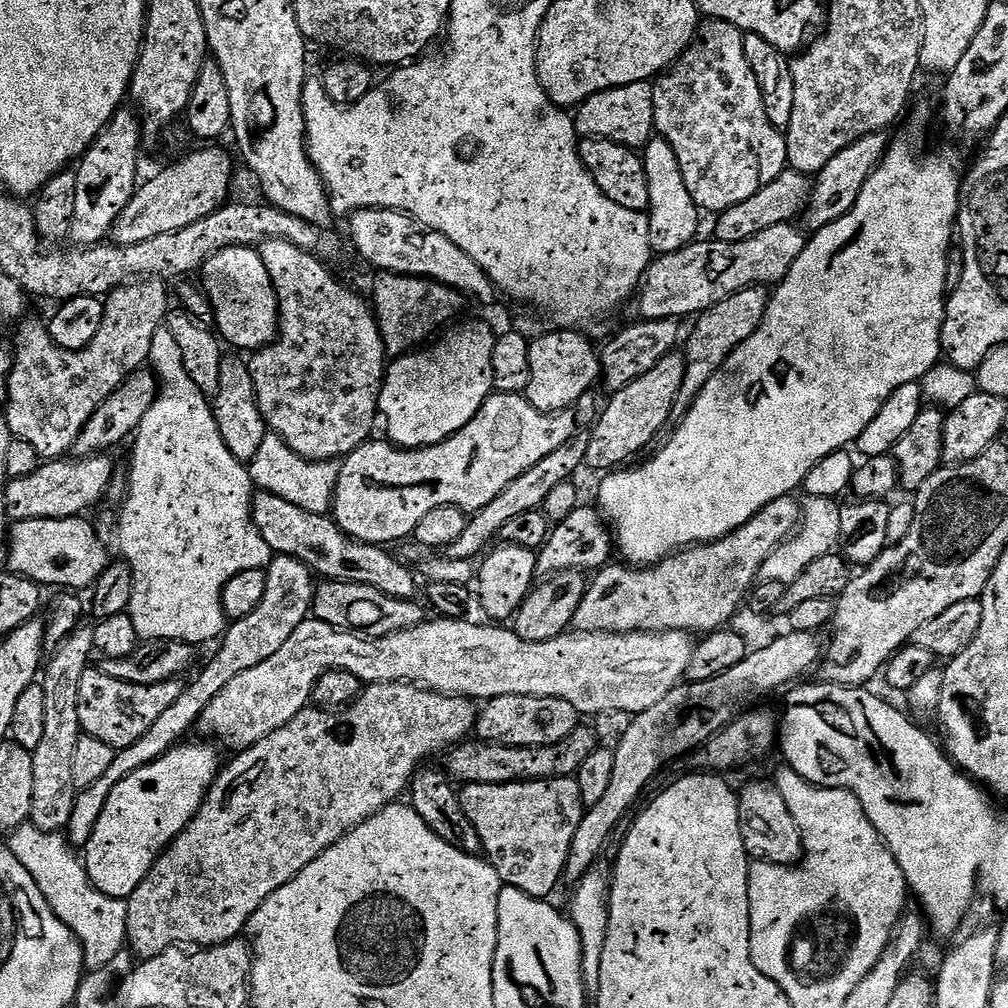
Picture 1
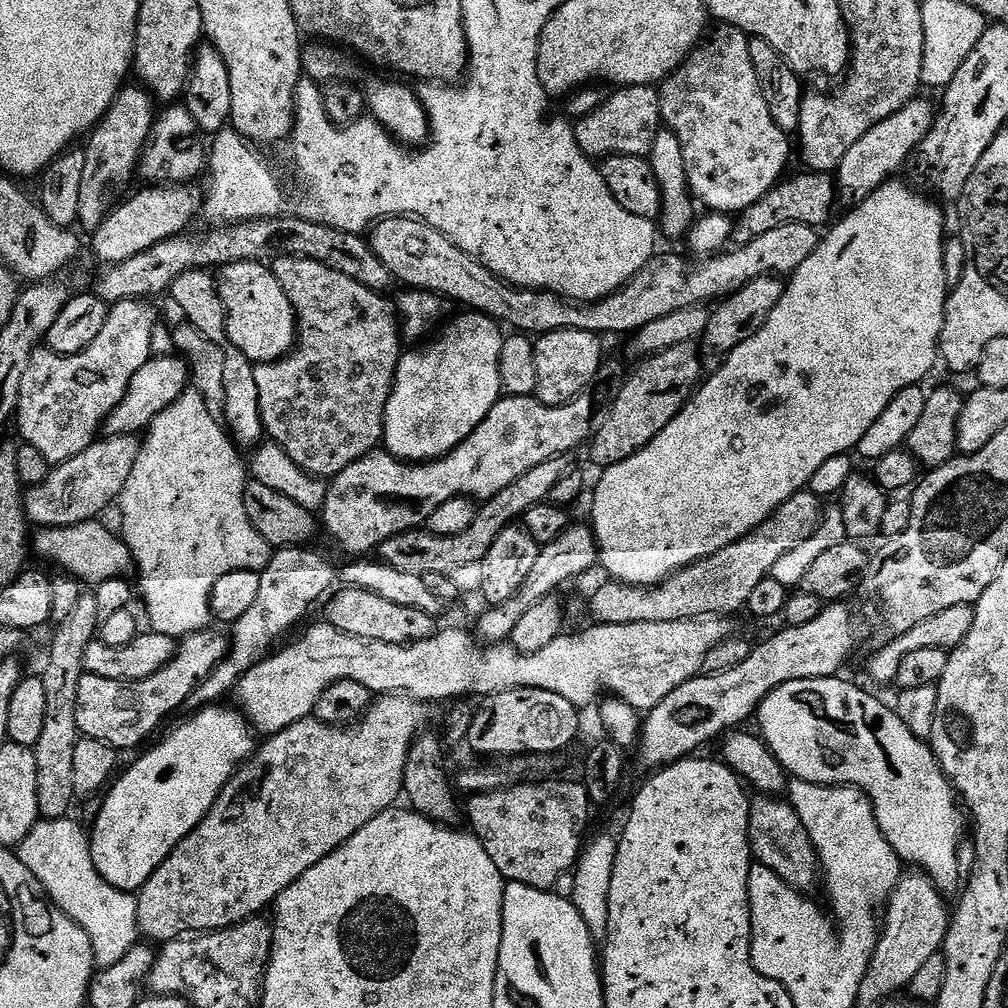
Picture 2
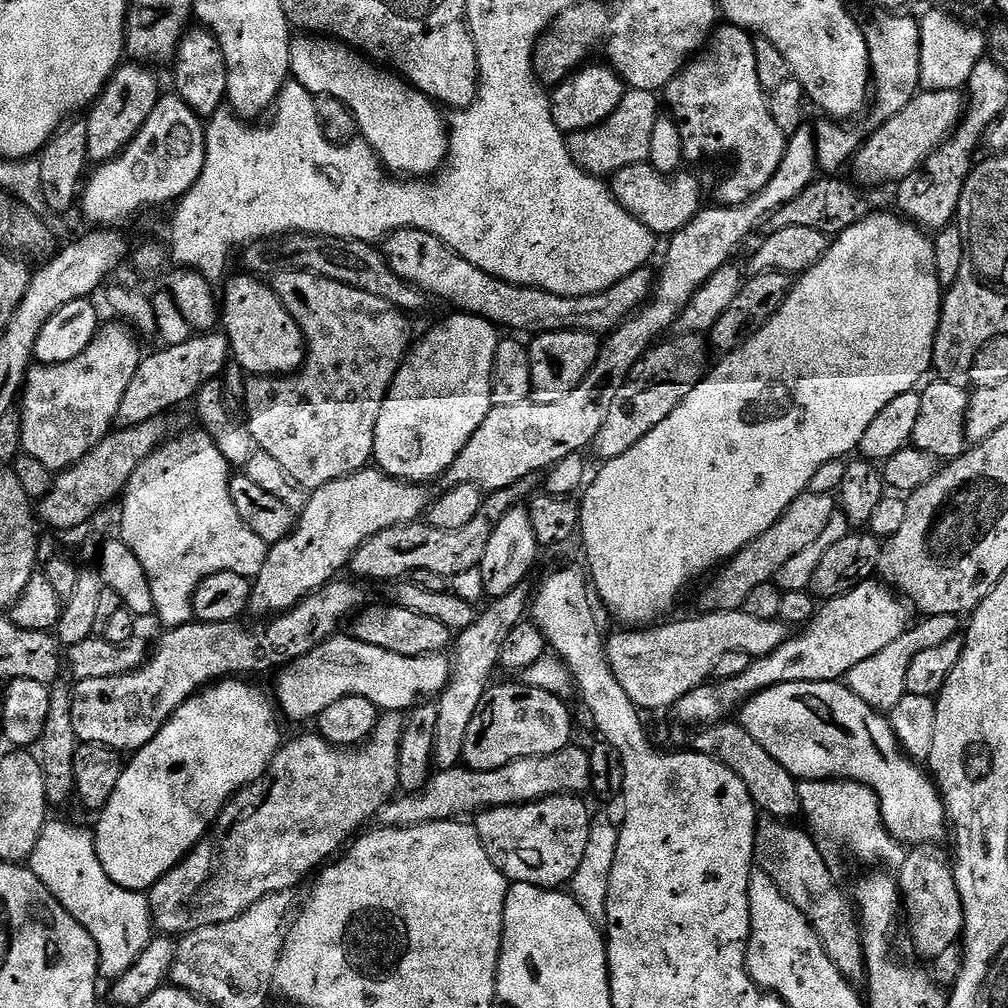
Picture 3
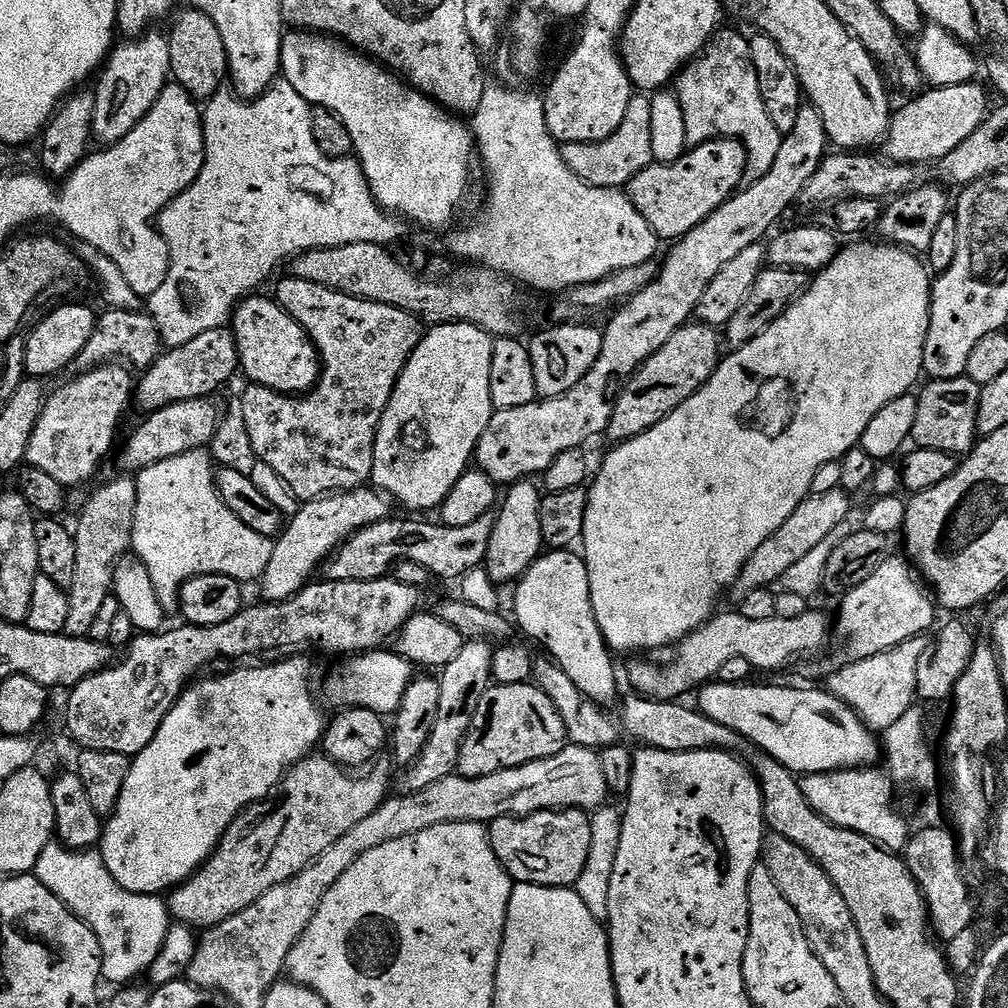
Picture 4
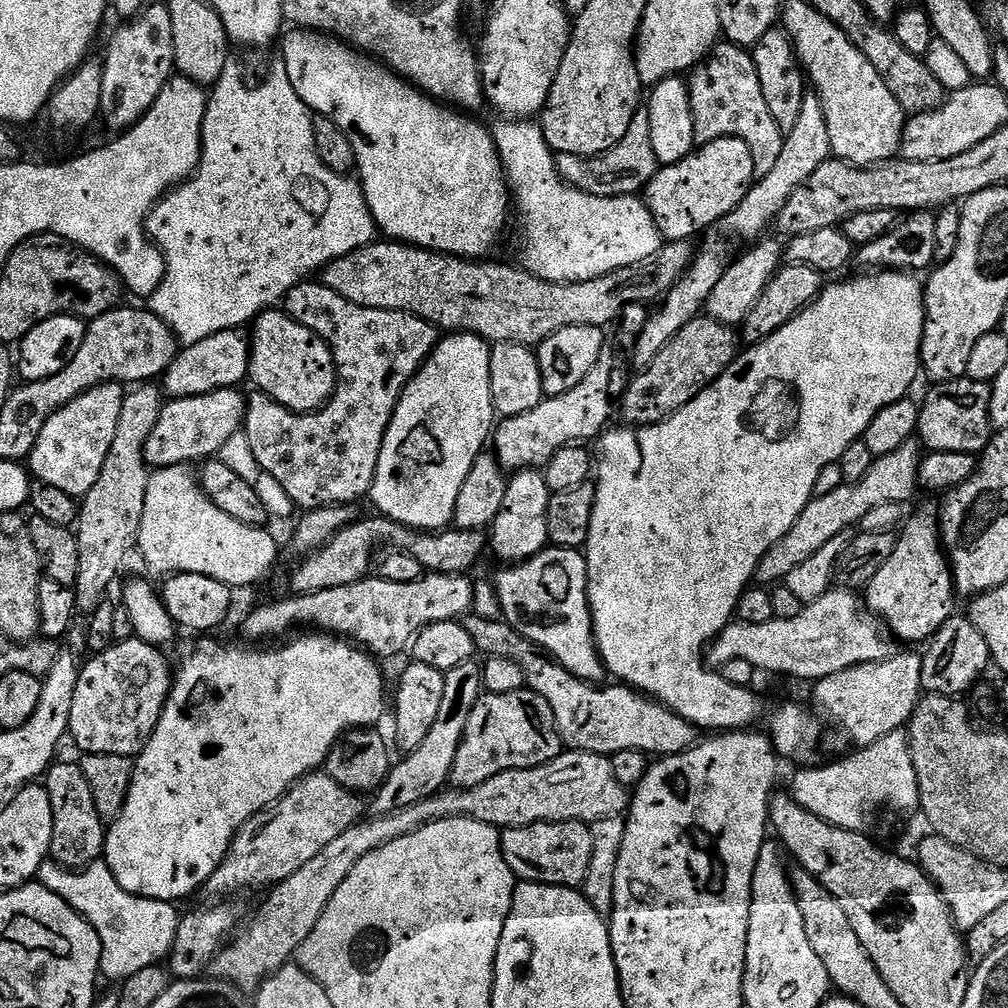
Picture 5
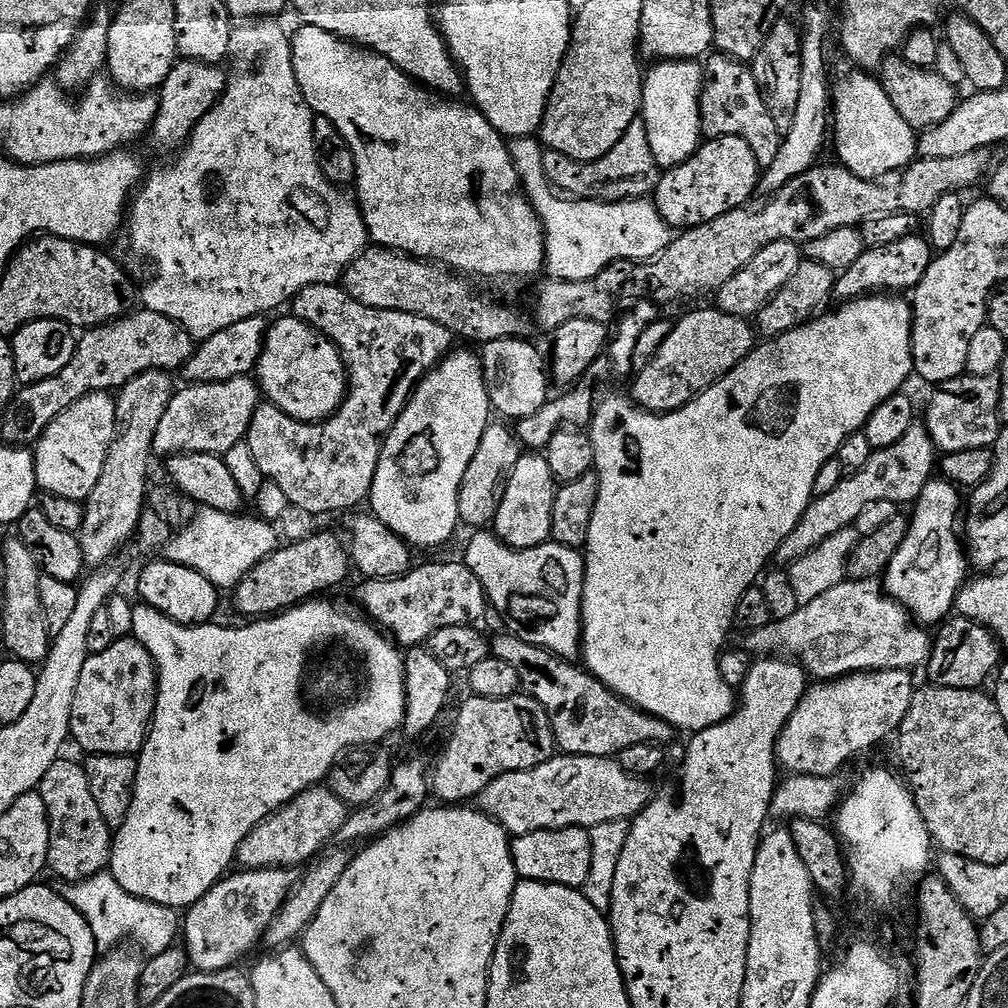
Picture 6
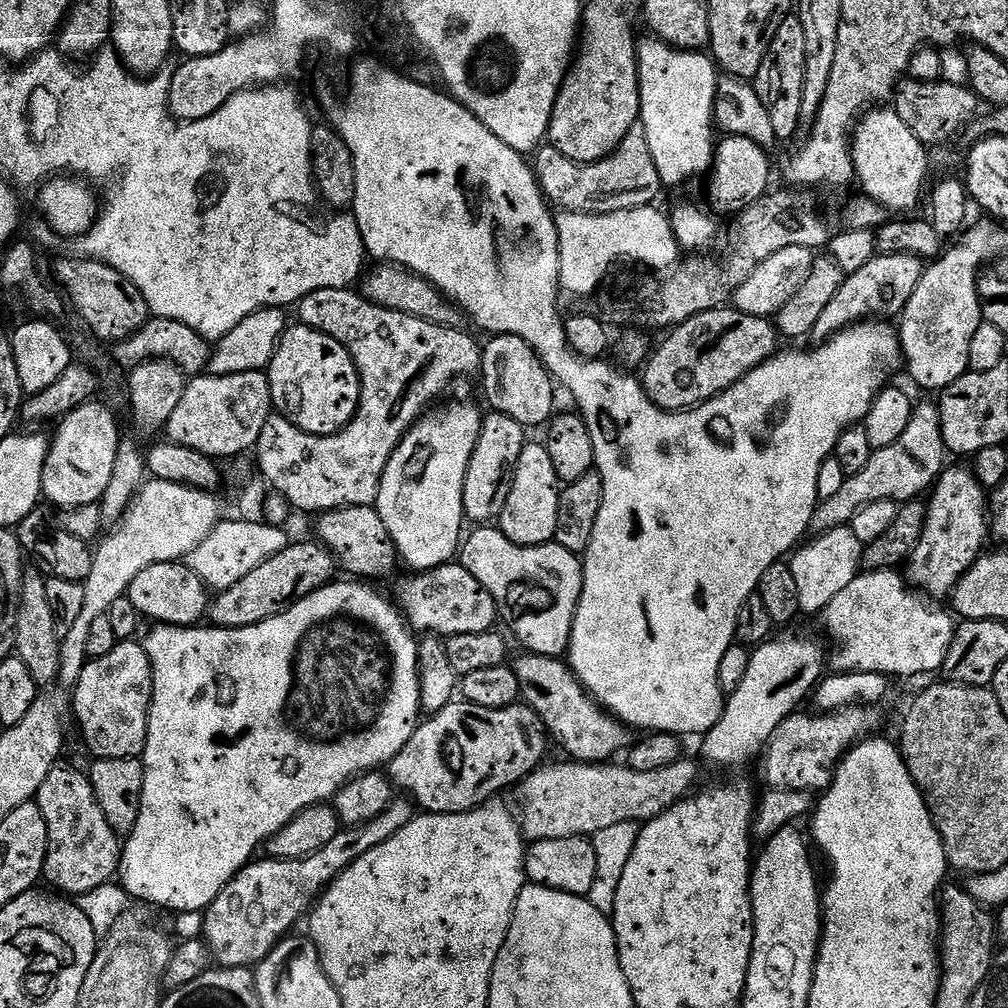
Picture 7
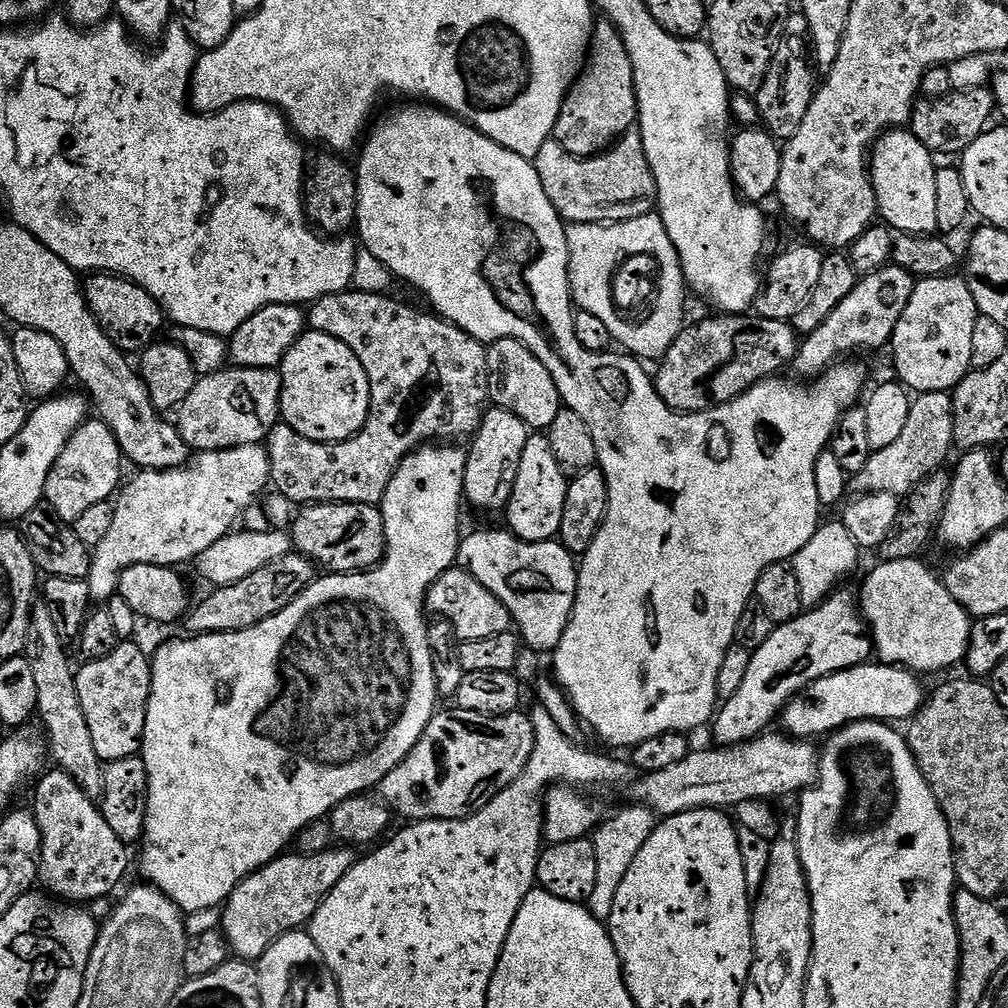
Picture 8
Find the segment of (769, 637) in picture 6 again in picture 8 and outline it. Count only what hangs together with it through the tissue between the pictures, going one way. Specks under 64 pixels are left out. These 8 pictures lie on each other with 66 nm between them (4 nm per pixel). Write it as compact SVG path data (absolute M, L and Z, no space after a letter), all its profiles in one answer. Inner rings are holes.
M902 558L877 563L877 568L865 578L860 596L858 592L858 612L871 635L875 655L885 664L907 668L917 674L940 672L943 668L954 667L959 660L961 663L968 652L974 623L973 617L950 594L943 579L935 576L922 561L920 558Z

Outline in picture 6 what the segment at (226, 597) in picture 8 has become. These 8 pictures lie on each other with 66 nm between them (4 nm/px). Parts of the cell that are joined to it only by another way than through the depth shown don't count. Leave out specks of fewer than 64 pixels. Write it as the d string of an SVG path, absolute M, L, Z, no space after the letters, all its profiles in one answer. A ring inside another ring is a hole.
M316 532L297 544L277 547L236 585L237 610L248 616L244 618L267 618L346 583L350 573L350 548L341 537L340 540L332 532Z

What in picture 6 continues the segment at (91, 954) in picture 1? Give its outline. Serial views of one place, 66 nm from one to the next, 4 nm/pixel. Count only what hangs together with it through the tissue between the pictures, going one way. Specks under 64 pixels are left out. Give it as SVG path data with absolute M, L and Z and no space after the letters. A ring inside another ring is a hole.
M105 870L77 884L61 883L58 891L66 898L66 902L70 902L70 906L74 906L74 910L78 910L78 914L82 914L82 918L86 918L96 939L97 953L115 952L123 945L120 944L123 940L132 939L140 944L141 953L148 952L146 954L153 957L173 947L181 935L182 916L177 909L130 895L122 890L122 886L118 886L111 871Z

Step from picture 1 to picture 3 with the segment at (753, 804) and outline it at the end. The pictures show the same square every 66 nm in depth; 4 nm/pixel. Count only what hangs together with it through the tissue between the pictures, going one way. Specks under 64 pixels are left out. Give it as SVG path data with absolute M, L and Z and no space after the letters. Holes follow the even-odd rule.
M764 818L757 823L754 838L755 867L765 872L774 886L778 886L781 894L808 919L816 937L820 939L820 948L828 955L828 960L834 962L838 971L850 982L863 981L866 976L864 942L862 929L854 919L853 907L849 899L847 902L840 893L840 888L820 853L821 845L803 827L795 828L794 825L795 823L784 823L775 818Z

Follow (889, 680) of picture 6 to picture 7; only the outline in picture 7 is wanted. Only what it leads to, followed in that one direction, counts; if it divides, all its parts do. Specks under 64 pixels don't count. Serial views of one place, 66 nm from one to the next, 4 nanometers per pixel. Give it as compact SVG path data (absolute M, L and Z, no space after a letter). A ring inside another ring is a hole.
M849 706L817 715L817 720L800 710L785 718L768 739L768 745L762 753L767 787L813 794L827 788L832 783L833 769L840 763L840 757L848 751L850 745L875 733L872 731L880 724L880 710L876 706Z

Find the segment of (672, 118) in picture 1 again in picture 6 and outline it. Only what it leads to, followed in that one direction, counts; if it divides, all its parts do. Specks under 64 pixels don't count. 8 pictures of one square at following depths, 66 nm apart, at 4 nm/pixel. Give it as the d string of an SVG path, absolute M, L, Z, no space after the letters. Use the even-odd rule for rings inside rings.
M712 54L707 57L706 63L703 65L704 70L704 92L700 95L700 131L705 137L713 136L733 136L734 138L742 138L746 142L746 146L750 146L750 150L754 150L754 158L760 163L761 169L770 167L774 162L774 158L778 158L778 150L780 149L780 141L782 133L778 130L778 126L774 126L774 118L770 118L770 110L766 110L766 102L762 98L762 90L758 90L758 82L754 78L751 67L743 60L736 60L733 56L725 56L723 54Z

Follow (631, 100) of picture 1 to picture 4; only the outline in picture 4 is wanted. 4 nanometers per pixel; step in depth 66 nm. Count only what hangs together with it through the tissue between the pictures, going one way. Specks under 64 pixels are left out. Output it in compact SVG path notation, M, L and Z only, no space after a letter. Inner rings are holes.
M636 94L630 102L625 118L622 119L622 124L604 141L589 144L561 143L560 153L566 166L570 166L570 170L574 170L574 174L578 174L578 178L582 178L590 186L627 189L634 174L642 174L642 170L646 170L654 162L654 146L650 143L651 105L652 101L647 95Z

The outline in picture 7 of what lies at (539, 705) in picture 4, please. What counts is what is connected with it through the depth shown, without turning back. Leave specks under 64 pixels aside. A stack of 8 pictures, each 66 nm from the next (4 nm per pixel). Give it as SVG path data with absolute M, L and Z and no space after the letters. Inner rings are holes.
M453 702L442 711L433 712L417 727L416 733L398 750L386 772L393 785L414 801L417 809L425 813L462 814L481 808L499 794L503 788L519 785L531 772L545 763L544 751L550 745L544 723L535 710L523 702L505 708L474 706L467 702Z

